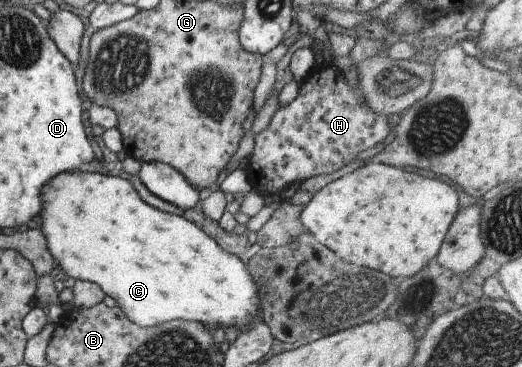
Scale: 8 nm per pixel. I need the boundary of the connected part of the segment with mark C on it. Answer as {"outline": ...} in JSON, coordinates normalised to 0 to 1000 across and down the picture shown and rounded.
{"outline":[[[140,463],[105,477],[90,504],[79,510],[79,575],[75,575],[75,629],[86,649],[90,678],[102,706],[113,719],[115,736],[136,760],[167,763],[188,777],[199,804],[209,804],[220,817],[222,834],[257,880],[270,894],[316,880],[328,872],[377,875],[389,880],[391,894],[412,891],[412,886],[446,886],[456,905],[471,894],[485,872],[492,872],[492,782],[485,777],[481,752],[471,736],[469,719],[450,692],[435,689],[421,676],[385,621],[375,619],[352,591],[305,575],[282,559],[255,515],[255,507],[232,482],[203,477],[186,463]]]}

